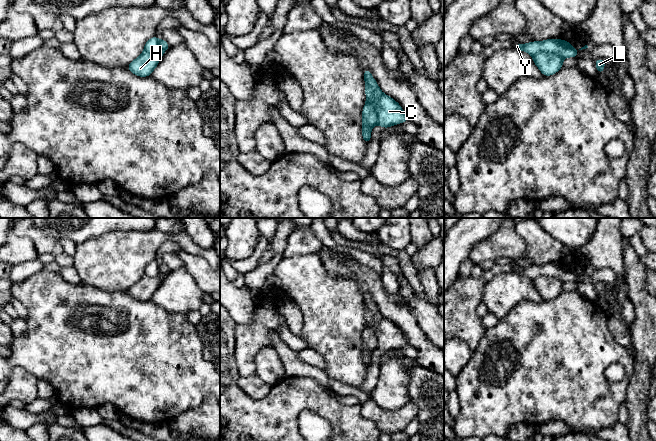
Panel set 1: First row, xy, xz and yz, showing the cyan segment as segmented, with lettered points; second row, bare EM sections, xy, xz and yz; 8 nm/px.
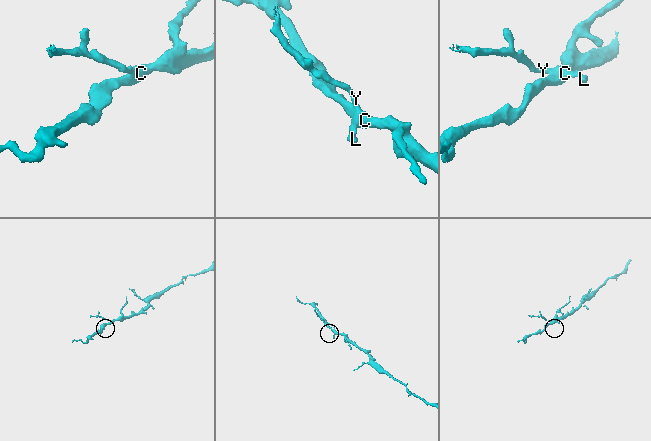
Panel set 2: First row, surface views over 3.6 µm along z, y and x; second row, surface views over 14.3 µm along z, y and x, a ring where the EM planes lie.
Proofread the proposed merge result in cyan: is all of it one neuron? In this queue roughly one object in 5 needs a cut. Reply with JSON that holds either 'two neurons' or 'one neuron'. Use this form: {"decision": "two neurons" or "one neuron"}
{"decision": "one neuron"}

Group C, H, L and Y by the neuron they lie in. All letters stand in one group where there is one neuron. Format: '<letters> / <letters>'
C H L Y

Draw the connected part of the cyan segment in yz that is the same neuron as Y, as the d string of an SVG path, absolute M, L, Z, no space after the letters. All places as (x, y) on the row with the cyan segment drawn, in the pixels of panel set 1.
M561 39L532 41L527 44L515 43L514 48L531 55L535 65L544 76L551 76L558 72L563 67L564 58L578 58L579 51L573 48L570 42Z

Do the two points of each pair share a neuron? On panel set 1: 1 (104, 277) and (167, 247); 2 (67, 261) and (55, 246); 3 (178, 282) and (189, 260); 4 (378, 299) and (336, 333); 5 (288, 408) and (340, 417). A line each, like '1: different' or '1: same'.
1: different
2: different
3: different
4: different
5: same

